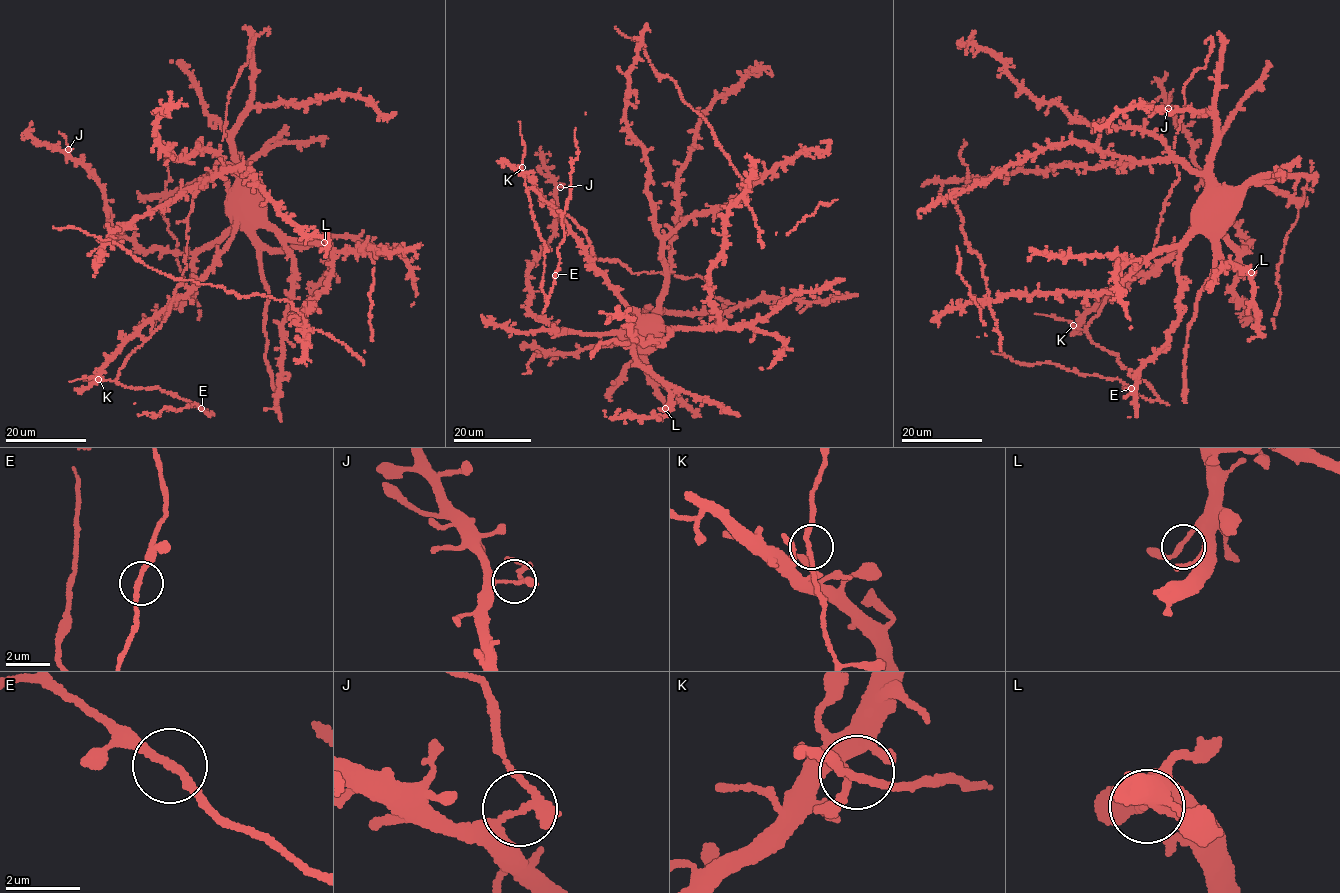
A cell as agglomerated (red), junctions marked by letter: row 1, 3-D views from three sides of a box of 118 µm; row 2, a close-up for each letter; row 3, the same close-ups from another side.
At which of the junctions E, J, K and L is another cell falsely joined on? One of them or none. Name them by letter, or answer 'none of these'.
J

